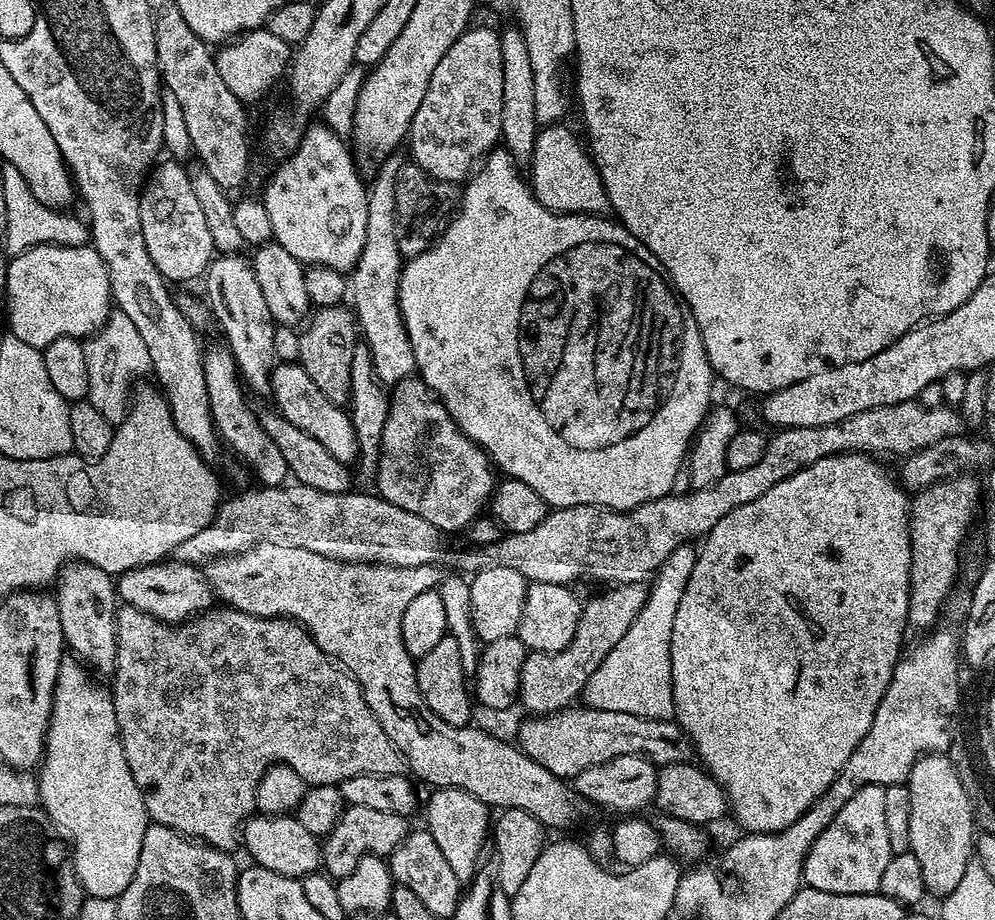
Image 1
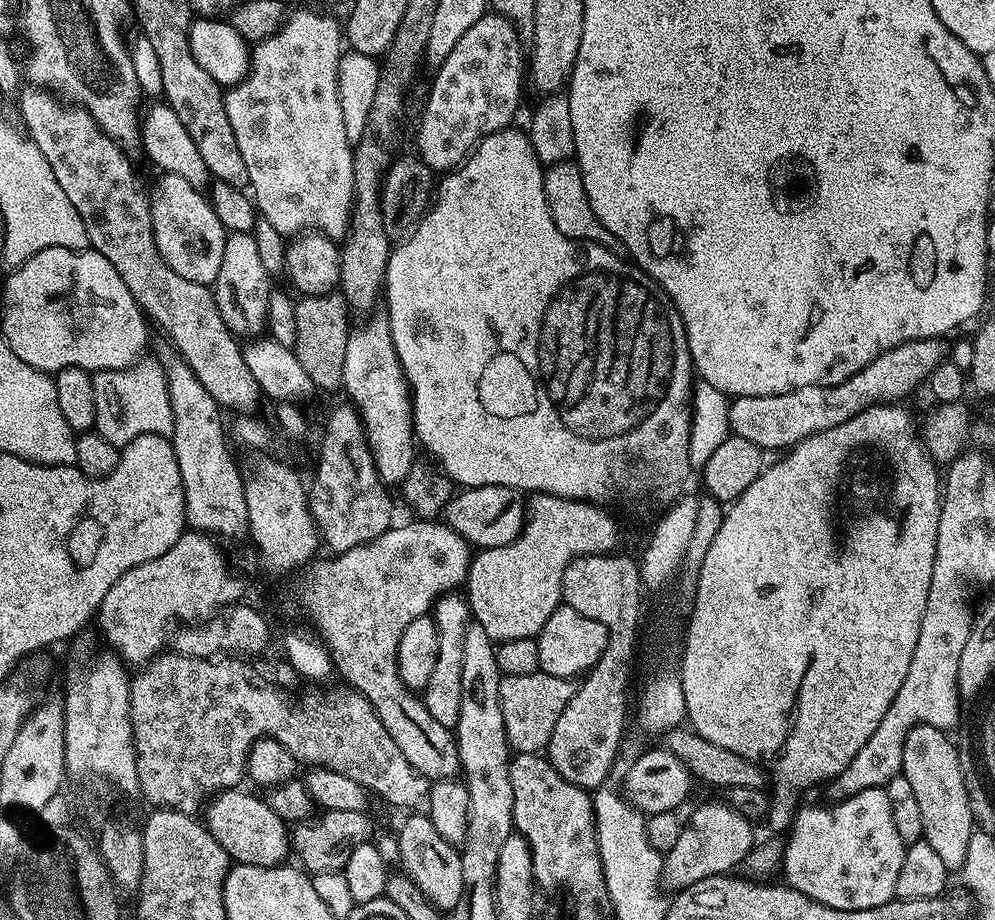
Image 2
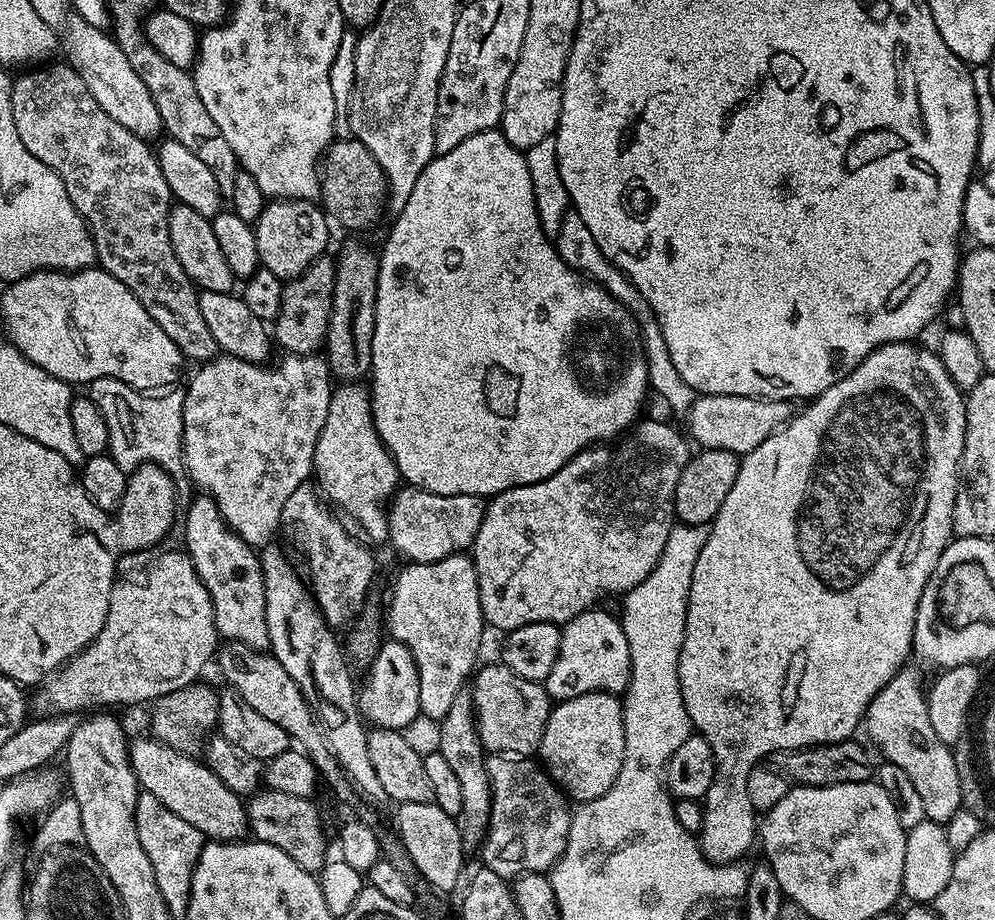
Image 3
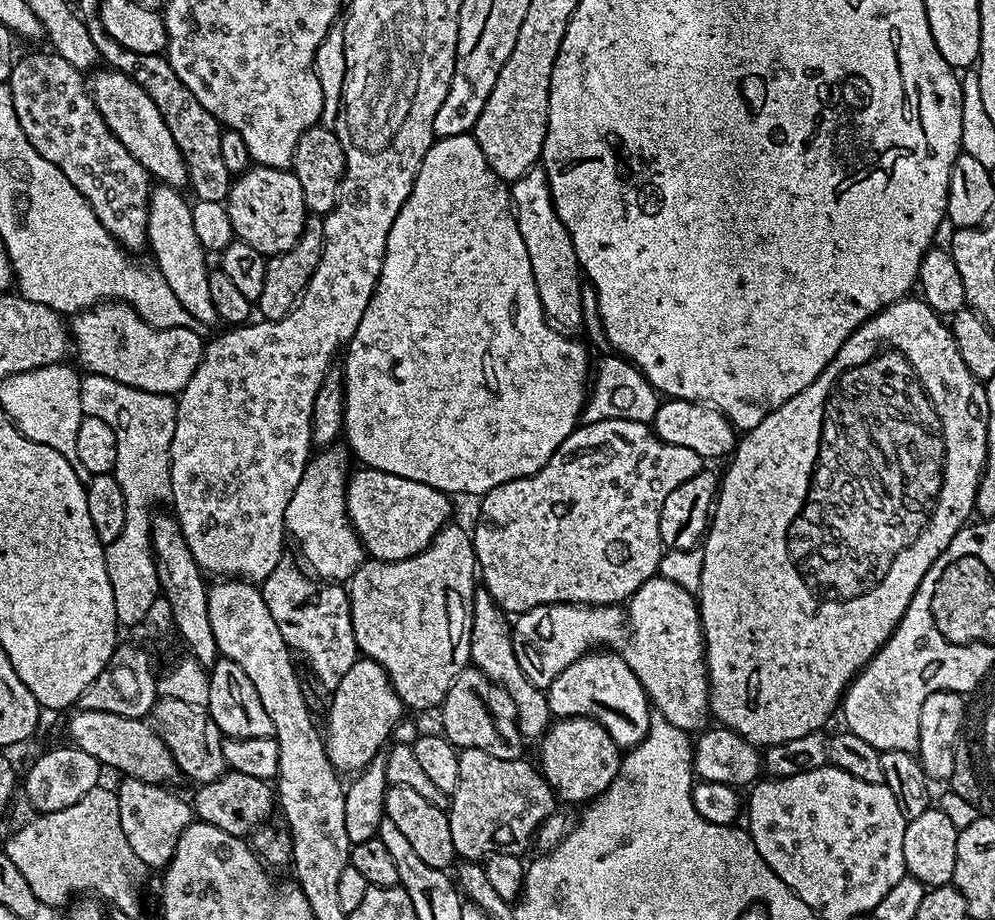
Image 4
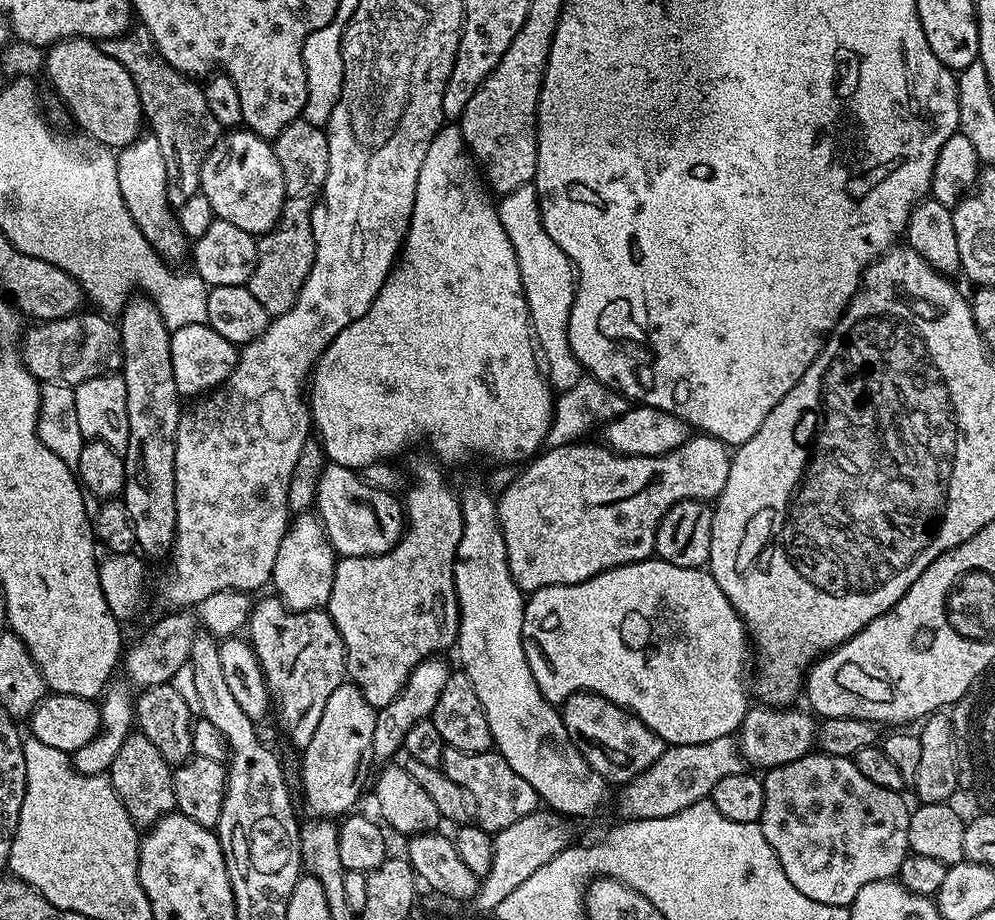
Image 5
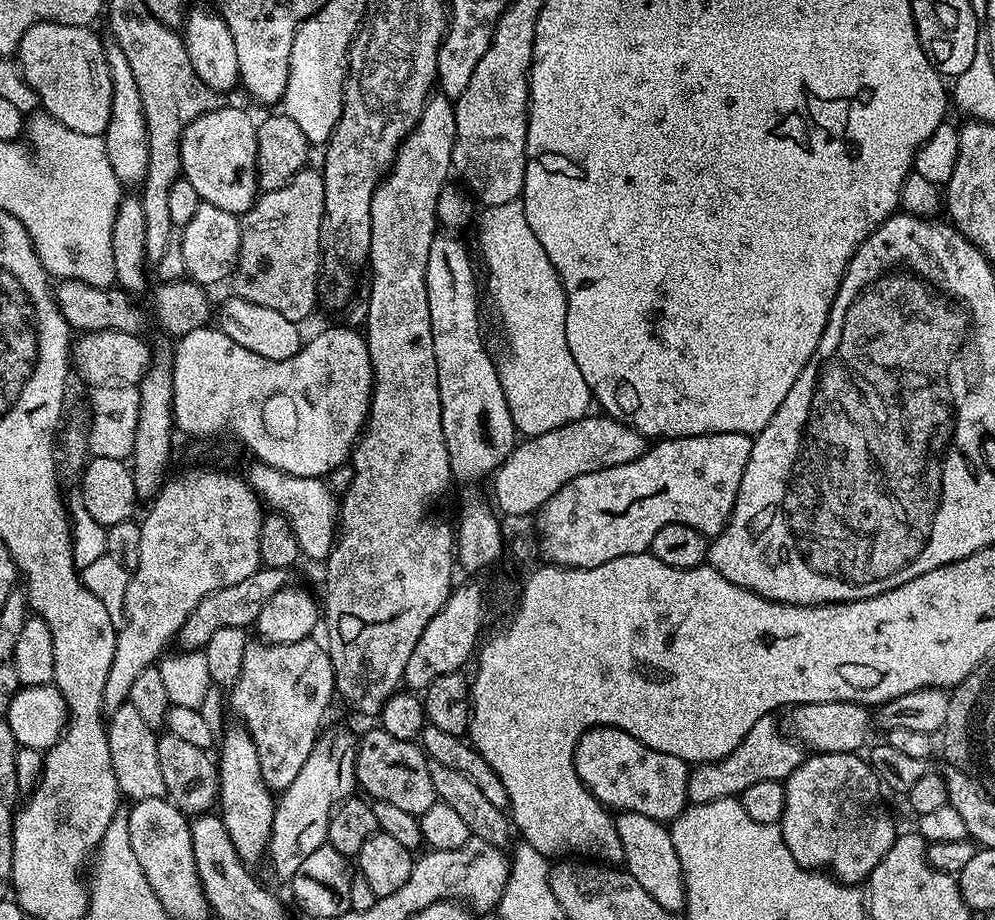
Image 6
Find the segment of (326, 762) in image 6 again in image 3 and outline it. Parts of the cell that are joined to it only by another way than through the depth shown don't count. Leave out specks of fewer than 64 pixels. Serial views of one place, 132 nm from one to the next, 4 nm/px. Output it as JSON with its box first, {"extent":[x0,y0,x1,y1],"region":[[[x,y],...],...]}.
{"extent":[358,638,421,730],"region":[[[388,638],[381,643],[376,657],[373,658],[371,664],[367,665],[366,672],[368,677],[358,688],[358,701],[361,716],[369,725],[377,728],[395,728],[397,730],[407,729],[407,724],[412,724],[416,720],[416,716],[421,715],[420,710],[420,691],[418,690],[418,668],[412,657],[411,650],[405,645],[400,644],[394,639]]]}

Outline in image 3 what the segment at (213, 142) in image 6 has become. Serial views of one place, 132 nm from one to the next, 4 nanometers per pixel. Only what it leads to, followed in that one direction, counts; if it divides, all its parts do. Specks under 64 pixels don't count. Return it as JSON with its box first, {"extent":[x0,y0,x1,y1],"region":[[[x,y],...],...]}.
{"extent":[254,199,330,282],"region":[[[273,199],[265,203],[254,225],[261,265],[285,282],[301,276],[315,260],[325,255],[328,223],[330,220],[323,207],[310,200]]]}

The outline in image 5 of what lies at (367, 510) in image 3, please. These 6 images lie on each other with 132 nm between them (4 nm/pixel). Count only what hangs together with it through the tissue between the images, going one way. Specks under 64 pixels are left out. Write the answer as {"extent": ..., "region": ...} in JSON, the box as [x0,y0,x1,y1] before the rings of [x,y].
{"extent":[270,511,338,612],"region":[[[311,511],[299,513],[289,523],[282,542],[278,546],[278,558],[274,558],[274,570],[270,581],[275,595],[288,607],[289,612],[309,612],[328,607],[330,590],[334,590],[334,570],[338,557],[330,542],[324,537],[319,516]]]}

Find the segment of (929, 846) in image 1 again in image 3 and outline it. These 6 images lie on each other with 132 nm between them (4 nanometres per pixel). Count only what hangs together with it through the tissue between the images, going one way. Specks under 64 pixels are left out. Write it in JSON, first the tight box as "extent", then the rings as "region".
{"extent":[862,666,961,825],"region":[[[905,666],[878,690],[878,694],[870,702],[862,721],[863,731],[868,731],[870,739],[876,743],[878,751],[884,755],[883,759],[887,763],[898,766],[910,778],[910,783],[914,785],[914,790],[922,797],[924,815],[936,824],[947,825],[948,819],[955,812],[961,811],[960,788],[958,769],[955,766],[953,749],[949,745],[943,744],[934,734],[934,726],[930,726],[930,714],[928,713],[928,702],[926,699],[925,685],[920,685],[920,676],[911,666]]]}

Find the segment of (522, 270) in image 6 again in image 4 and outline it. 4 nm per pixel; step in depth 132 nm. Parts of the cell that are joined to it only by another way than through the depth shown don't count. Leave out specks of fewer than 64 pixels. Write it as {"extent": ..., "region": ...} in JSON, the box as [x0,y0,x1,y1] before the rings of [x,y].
{"extent":[510,166,583,329],"region":[[[537,166],[526,170],[522,178],[511,181],[510,191],[512,210],[516,213],[522,242],[526,242],[526,254],[530,254],[530,270],[538,286],[538,298],[544,307],[544,314],[557,329],[579,329],[579,323],[583,318],[580,263],[574,254],[574,242],[570,242],[570,234],[554,210],[550,182],[543,167]]]}

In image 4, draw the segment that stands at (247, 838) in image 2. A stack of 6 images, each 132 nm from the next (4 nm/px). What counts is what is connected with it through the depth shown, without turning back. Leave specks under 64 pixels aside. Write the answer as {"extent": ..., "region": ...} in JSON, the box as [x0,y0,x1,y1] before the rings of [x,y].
{"extent":[68,710,178,786],"region":[[[76,710],[72,714],[73,716],[68,720],[68,736],[72,739],[69,741],[75,747],[86,750],[86,754],[90,754],[90,758],[98,758],[98,762],[105,769],[117,768],[118,771],[124,772],[120,774],[125,777],[165,786],[171,785],[173,783],[171,780],[178,776],[174,758],[170,754],[170,750],[166,750],[166,742],[162,742],[162,738],[147,719],[135,720],[134,718],[126,718],[122,714],[110,714],[102,710]]]}

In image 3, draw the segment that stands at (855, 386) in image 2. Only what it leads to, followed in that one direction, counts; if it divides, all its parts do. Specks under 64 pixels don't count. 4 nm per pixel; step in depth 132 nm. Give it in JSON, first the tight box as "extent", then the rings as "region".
{"extent":[686,395,794,454],"region":[[[697,395],[692,409],[686,413],[687,435],[697,440],[701,449],[726,450],[743,454],[754,450],[770,434],[783,428],[794,415],[794,408],[787,400],[761,400],[755,396]]]}

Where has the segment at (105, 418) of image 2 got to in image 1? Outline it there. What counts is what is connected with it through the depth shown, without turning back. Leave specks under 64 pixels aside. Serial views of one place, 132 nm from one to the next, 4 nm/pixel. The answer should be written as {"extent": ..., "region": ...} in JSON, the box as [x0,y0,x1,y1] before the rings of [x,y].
{"extent":[83,310,152,426],"region":[[[119,310],[109,311],[108,320],[95,334],[83,341],[86,354],[86,374],[88,375],[87,400],[92,403],[94,410],[102,413],[113,426],[119,426],[124,420],[124,414],[130,407],[128,386],[134,376],[148,372],[152,367],[150,350],[146,342],[142,342],[142,334],[126,318],[126,314]]]}

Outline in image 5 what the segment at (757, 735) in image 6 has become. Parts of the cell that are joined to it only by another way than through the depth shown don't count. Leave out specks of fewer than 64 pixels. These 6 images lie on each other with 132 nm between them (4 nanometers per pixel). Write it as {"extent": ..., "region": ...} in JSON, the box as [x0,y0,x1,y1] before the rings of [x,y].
{"extent":[620,736,746,820],"region":[[[732,736],[726,738],[718,738],[714,742],[702,742],[701,744],[673,744],[665,747],[663,754],[659,756],[654,763],[651,764],[642,774],[638,774],[635,778],[628,781],[627,784],[623,785],[622,791],[624,792],[620,796],[620,808],[625,812],[624,816],[629,820],[649,820],[650,818],[666,818],[670,814],[678,814],[682,810],[686,810],[690,806],[694,806],[694,802],[699,800],[709,799],[714,790],[714,786],[718,786],[718,782],[722,782],[722,778],[730,778],[730,774],[738,774],[739,772],[745,771],[746,761],[738,751],[738,744]]]}

